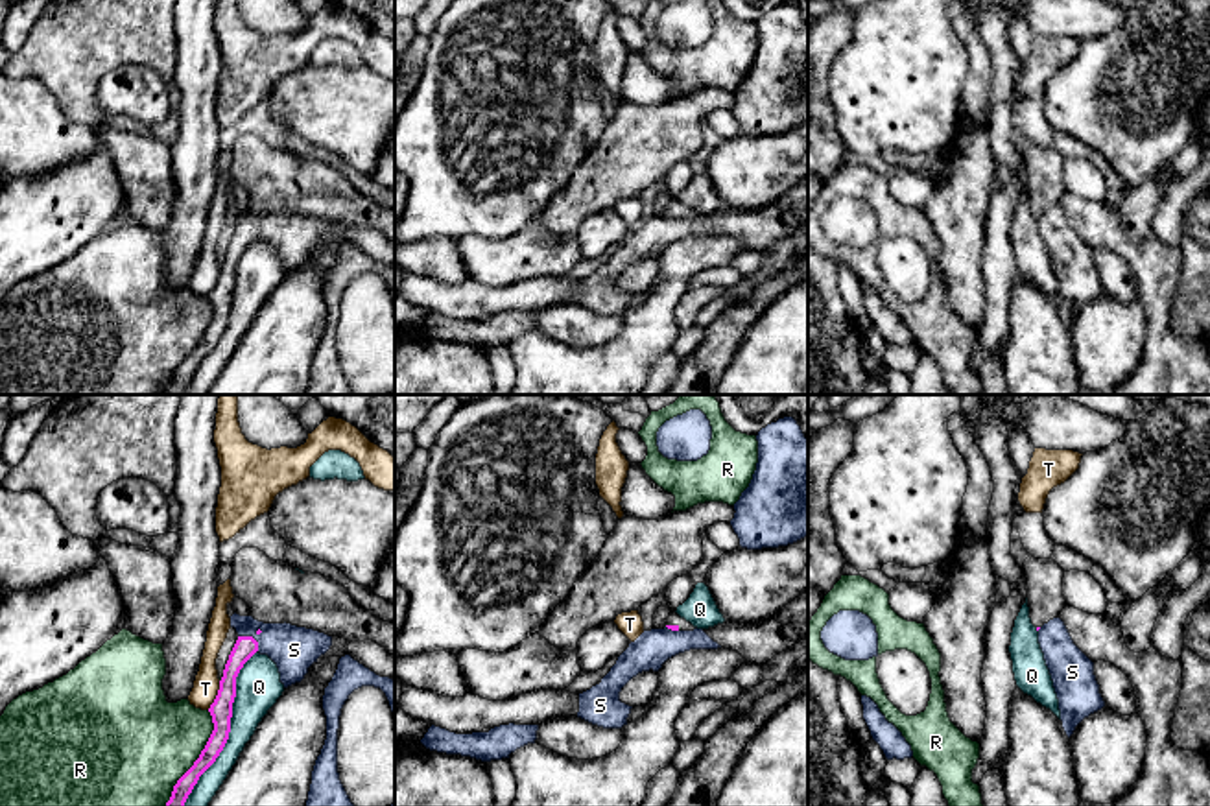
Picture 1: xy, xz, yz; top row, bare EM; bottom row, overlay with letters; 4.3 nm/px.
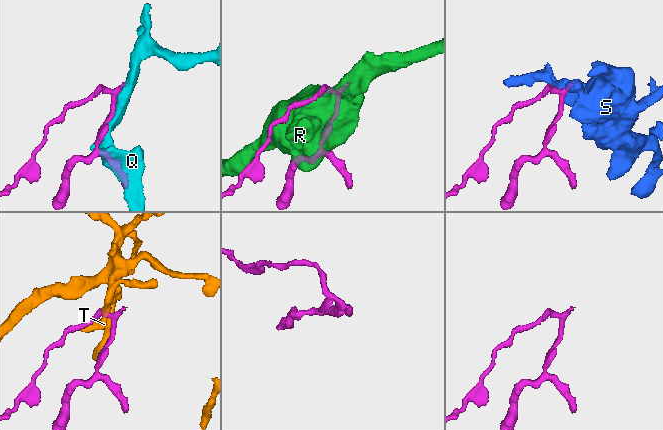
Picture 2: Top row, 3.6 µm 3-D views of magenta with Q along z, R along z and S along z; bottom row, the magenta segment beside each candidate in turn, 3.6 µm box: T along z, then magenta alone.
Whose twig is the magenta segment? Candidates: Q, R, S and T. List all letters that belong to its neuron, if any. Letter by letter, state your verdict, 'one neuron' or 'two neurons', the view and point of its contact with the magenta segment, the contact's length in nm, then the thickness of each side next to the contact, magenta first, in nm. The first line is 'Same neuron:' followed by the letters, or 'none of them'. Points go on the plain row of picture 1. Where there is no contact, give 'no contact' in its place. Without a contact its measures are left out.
Same neuron: none of them
Q: two neurons | xy (229, 316) | 750 nm | 100/200 nm
R: two neurons | xy (198, 345) | 460 nm | 100/440 nm
S: two neurons | xy (251, 224) | 120 nm | 100/200 nm
T: two neurons | xy (216, 283) | 140 nm | 100/110 nm

